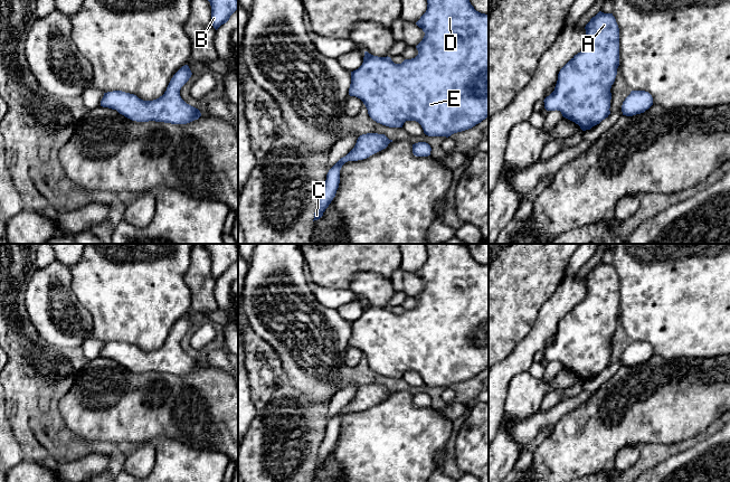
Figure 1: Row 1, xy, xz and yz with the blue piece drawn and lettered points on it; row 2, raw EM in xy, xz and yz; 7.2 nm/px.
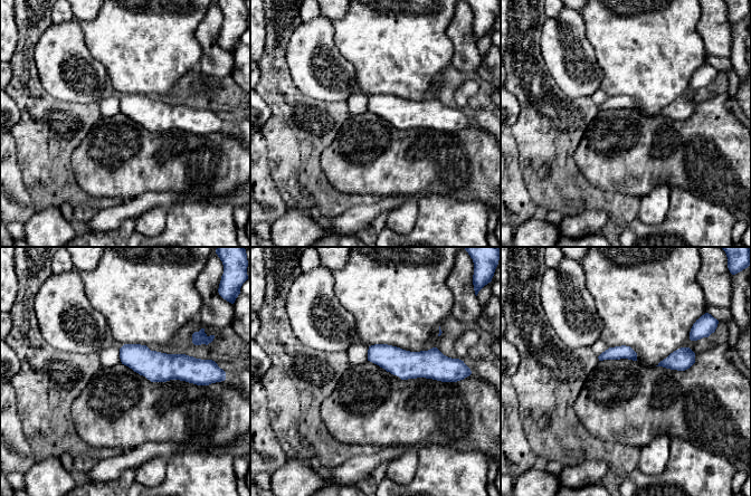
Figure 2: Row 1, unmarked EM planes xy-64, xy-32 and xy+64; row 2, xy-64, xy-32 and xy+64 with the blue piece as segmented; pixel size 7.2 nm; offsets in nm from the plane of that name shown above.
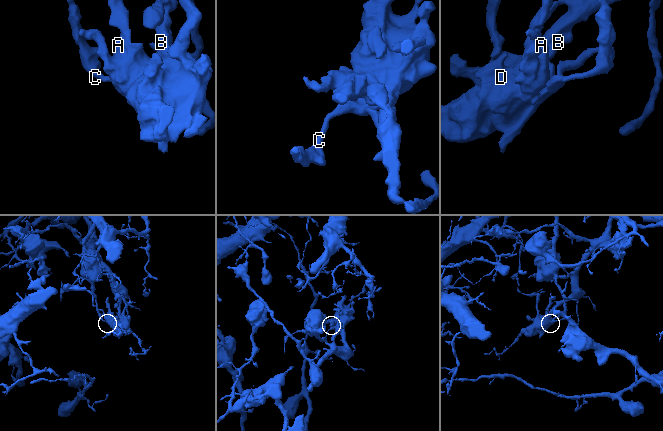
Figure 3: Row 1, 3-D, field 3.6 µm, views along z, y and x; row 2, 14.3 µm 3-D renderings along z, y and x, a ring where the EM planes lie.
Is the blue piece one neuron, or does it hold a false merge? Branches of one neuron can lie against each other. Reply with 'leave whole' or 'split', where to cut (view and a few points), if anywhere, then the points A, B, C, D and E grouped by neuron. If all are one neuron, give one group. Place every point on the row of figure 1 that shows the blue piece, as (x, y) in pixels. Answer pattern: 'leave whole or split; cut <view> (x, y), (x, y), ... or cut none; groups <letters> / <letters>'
split; cut xy (124, 92), (120, 94), (111, 92), (106, 95), (106, 101); groups A B D E / C

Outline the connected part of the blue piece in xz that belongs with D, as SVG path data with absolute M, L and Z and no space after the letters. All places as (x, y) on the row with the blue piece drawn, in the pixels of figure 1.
M427 0L427 10L416 22L423 29L425 36L416 46L418 55L411 59L405 59L401 64L395 64L390 57L378 57L364 51L362 65L351 72L349 95L360 98L368 110L369 116L382 125L389 127L402 127L406 121L418 122L424 133L428 136L451 136L454 133L472 129L489 117L489 13L481 13L474 9L470 0Z

